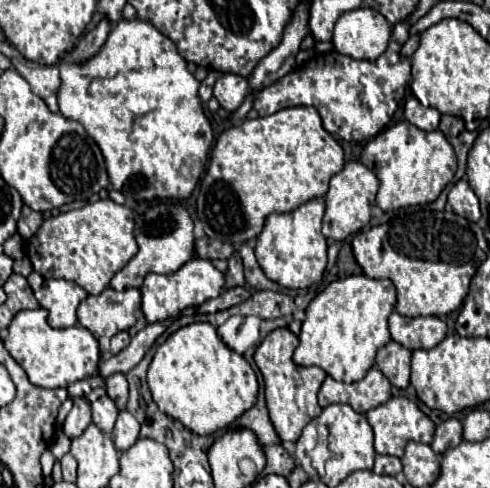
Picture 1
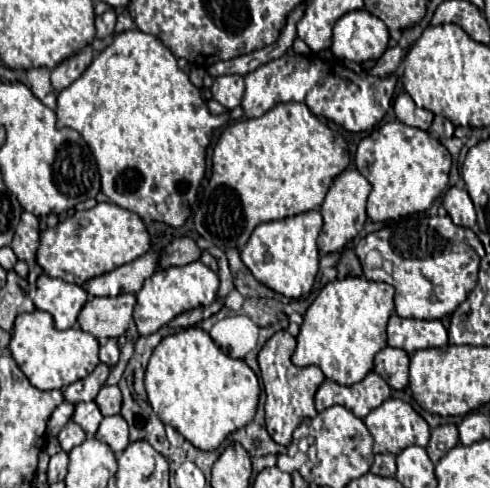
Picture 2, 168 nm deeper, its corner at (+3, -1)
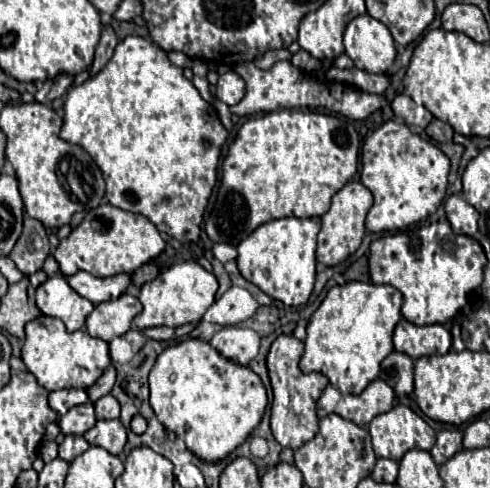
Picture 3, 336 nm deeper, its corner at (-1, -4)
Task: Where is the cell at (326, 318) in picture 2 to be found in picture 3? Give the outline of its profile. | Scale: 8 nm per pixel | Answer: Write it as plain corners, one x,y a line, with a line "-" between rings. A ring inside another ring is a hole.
351,281
345,285
337,285
329,289
327,297
319,305
319,309
311,315
307,325
307,339
305,339
305,353
299,361
299,369
303,373
319,371
327,375
329,383
337,387
341,393
361,393
373,379
379,375
381,361
393,351
393,329
401,319
401,293
391,285
373,285

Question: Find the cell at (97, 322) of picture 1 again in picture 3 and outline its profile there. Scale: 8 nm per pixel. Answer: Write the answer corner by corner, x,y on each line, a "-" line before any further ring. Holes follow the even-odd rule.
123,293
115,301
99,303
87,317
87,333
103,341
121,337
131,329
131,321
141,313
141,303
137,297

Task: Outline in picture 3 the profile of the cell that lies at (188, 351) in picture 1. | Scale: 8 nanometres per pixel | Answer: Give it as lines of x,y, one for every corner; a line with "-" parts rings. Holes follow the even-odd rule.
183,339
167,347
149,373
151,407
167,431
181,437
201,461
221,461
259,425
267,393
255,371
231,363
201,339

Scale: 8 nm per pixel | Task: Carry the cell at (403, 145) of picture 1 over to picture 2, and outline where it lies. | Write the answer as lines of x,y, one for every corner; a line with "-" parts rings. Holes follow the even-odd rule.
395,120
377,126
369,136
359,142
355,166
373,186
367,200
367,216
373,222
387,222
431,208
435,198
447,188
451,154
425,130
411,128

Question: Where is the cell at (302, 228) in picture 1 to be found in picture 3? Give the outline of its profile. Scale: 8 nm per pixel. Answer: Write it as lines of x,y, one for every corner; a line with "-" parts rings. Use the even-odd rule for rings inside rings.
285,217
263,223
237,245
237,265
241,275
247,281
255,283
269,297
283,301
285,305
305,305
315,283
315,249
319,229
319,219

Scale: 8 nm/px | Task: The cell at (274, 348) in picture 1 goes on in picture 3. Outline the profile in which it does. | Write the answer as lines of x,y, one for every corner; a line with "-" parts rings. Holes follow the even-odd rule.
279,335
267,355
267,369
273,389
271,405
271,431
273,437
289,449
301,447
305,441
313,439
317,433
317,413
315,405
323,389
329,385
329,379
323,373
301,373
297,363
303,355
303,343
293,335

